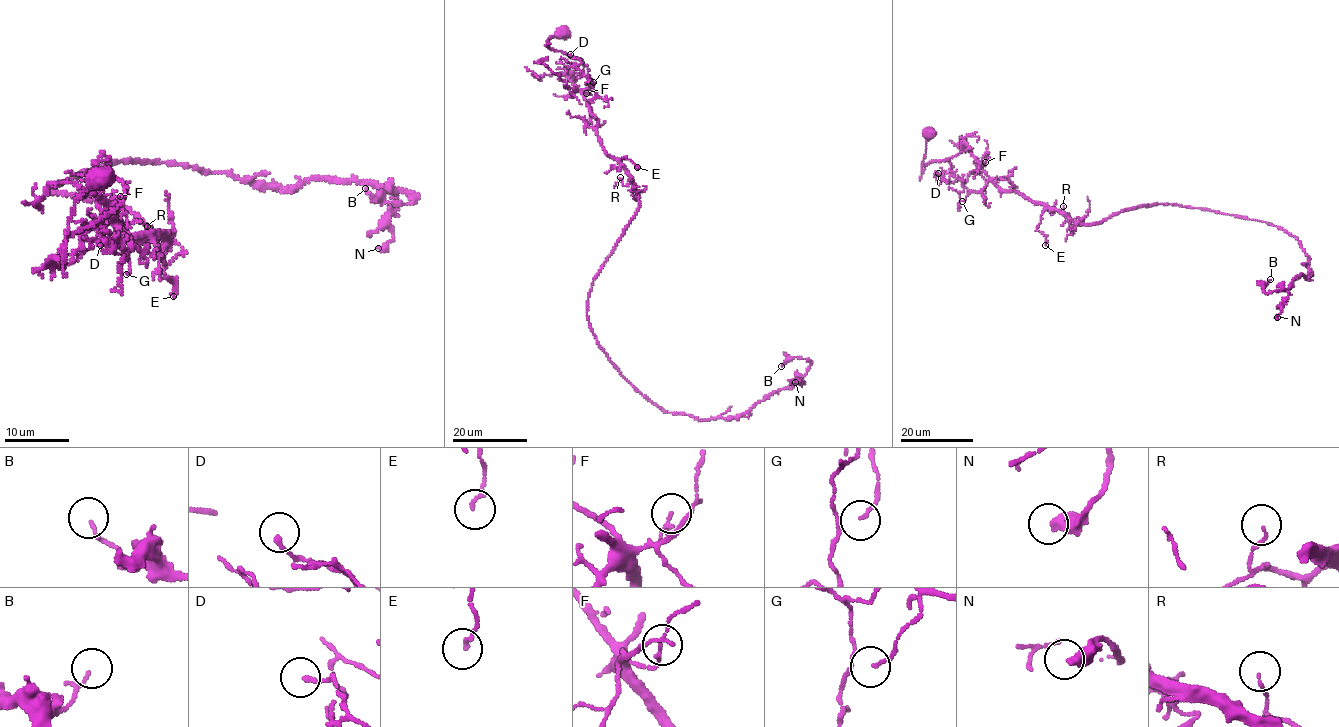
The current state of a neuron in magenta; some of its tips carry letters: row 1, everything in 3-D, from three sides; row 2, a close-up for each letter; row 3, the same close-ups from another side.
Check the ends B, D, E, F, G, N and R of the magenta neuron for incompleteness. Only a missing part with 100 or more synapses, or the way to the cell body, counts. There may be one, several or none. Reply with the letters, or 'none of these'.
none of these

